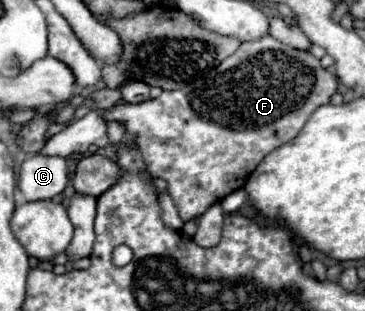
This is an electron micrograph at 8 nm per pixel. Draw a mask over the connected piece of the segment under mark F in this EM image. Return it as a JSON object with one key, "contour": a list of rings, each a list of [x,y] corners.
{"contour":[[[262,36],[252,42],[242,42],[240,48],[226,58],[222,70],[218,70],[218,80],[208,80],[202,86],[186,86],[182,90],[166,90],[156,100],[110,108],[110,120],[122,122],[136,138],[136,146],[146,160],[148,172],[154,178],[164,178],[168,182],[168,192],[180,218],[186,222],[198,218],[212,204],[242,188],[262,158],[290,142],[302,130],[310,114],[318,106],[330,102],[336,88],[336,76],[324,70],[320,60],[310,52],[290,48],[272,36]]]}

